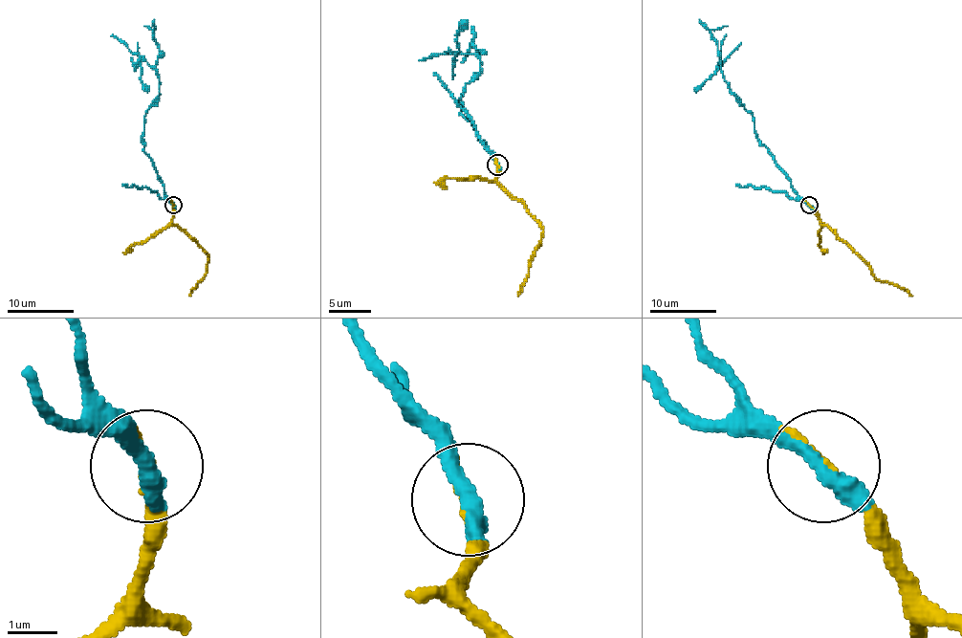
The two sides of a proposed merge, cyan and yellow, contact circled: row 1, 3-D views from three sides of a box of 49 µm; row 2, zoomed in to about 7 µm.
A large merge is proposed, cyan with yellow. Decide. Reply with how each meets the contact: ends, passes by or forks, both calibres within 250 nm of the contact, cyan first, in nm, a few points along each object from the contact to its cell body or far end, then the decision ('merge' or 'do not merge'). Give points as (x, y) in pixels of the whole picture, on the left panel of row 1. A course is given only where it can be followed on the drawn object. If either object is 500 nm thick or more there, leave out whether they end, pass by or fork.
cyan ends there; yellow ends there; 480 nm thick on the cyan side, 110 nm on the other; cyan runs (172, 204), (144, 151), (145, 111), (159, 94), (156, 69), (159, 44), (152, 31), (144, 26); yellow runs (172, 204), (172, 222), (208, 257), (207, 273), (189, 296); do not merge

